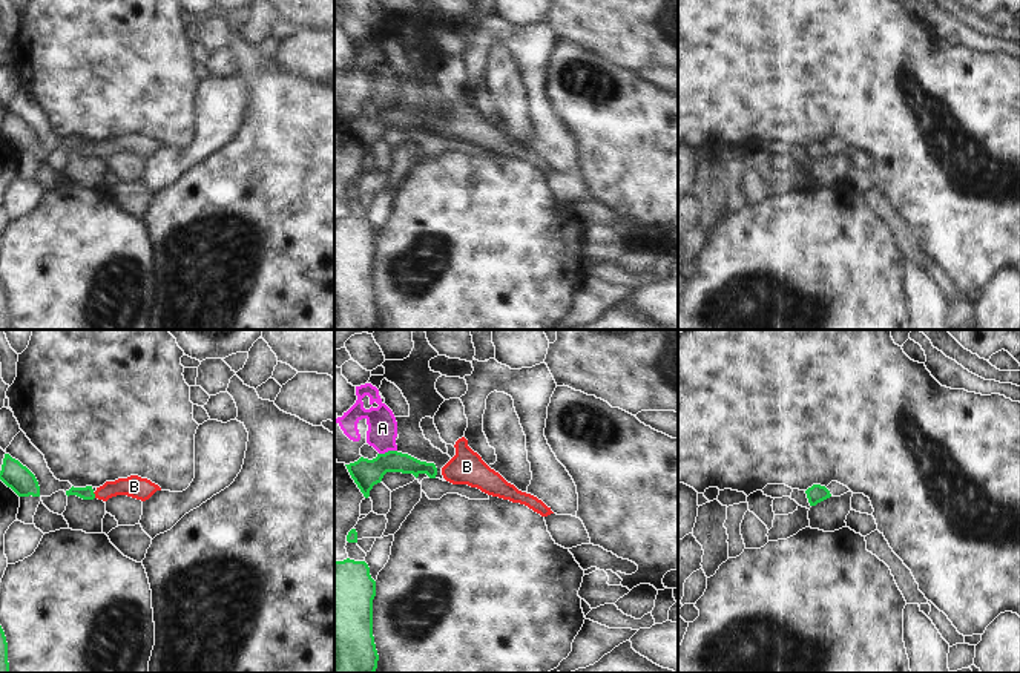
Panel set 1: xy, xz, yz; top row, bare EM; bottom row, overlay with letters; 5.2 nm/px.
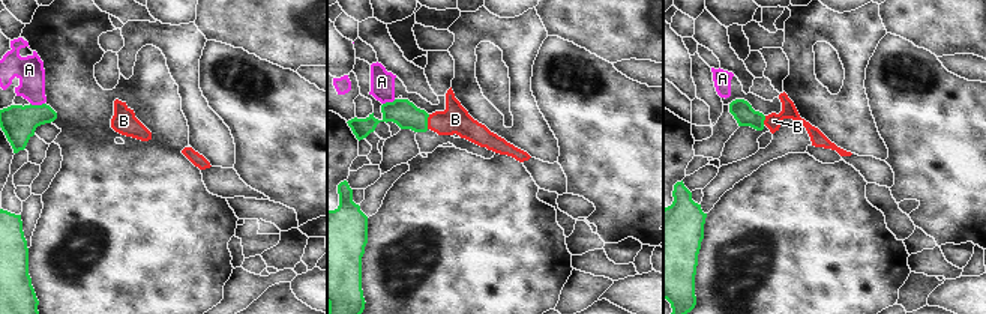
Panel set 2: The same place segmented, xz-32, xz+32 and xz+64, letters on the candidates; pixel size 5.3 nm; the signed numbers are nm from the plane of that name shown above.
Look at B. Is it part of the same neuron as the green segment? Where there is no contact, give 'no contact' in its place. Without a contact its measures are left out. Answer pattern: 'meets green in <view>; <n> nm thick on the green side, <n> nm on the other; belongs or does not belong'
meets green in xy; 70 nm thick on the green side, 120 nm on the other; belongs

